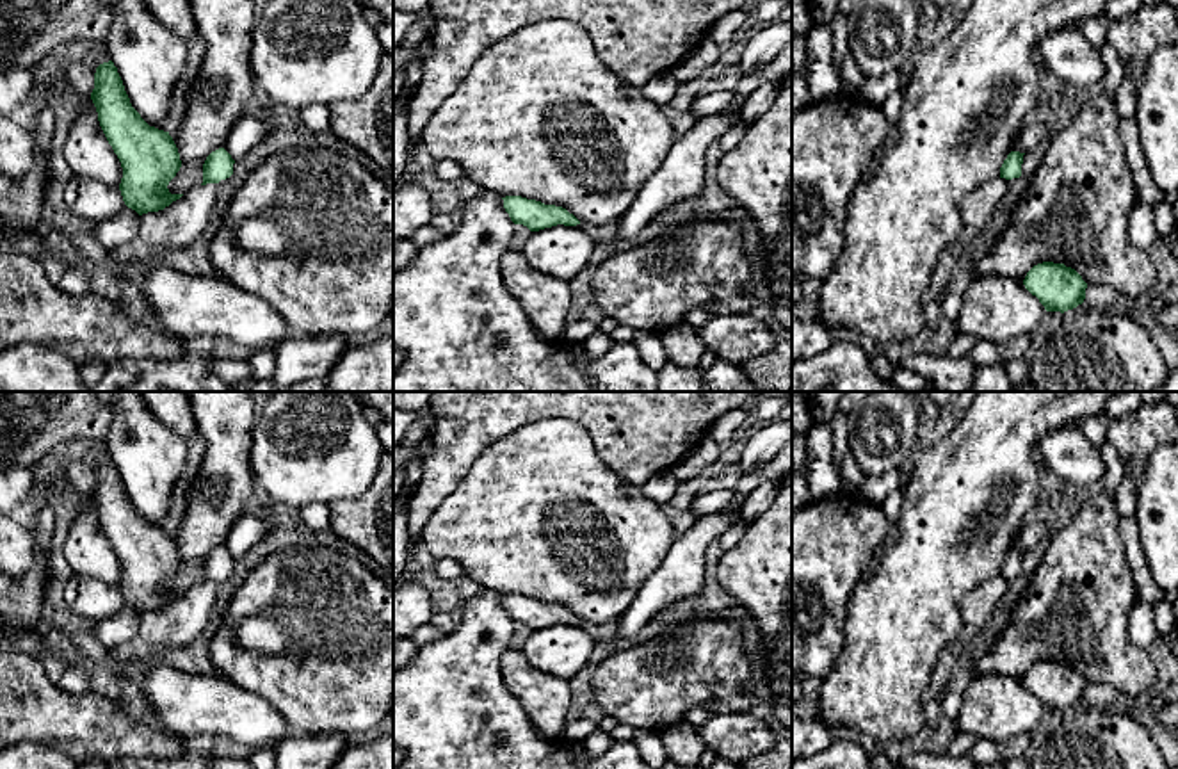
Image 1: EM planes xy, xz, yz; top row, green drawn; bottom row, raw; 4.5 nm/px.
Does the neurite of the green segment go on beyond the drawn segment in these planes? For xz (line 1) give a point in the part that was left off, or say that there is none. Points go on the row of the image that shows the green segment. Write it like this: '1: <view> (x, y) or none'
1: none

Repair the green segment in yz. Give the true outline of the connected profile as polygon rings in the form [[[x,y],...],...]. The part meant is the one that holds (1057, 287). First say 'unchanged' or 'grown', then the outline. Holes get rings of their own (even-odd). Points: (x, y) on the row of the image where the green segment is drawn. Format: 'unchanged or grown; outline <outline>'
unchanged; outline [[[1053,262],[1034,265],[1027,272],[1023,285],[1046,312],[1061,313],[1082,304],[1087,288],[1087,283],[1075,269]]]

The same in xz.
unchanged; outline [[[505,196],[504,208],[514,224],[523,224],[530,231],[539,231],[557,224],[577,226],[580,221],[562,206],[545,205],[521,196]]]

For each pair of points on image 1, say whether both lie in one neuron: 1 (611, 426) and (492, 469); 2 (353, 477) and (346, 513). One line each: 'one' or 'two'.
1: two
2: two

